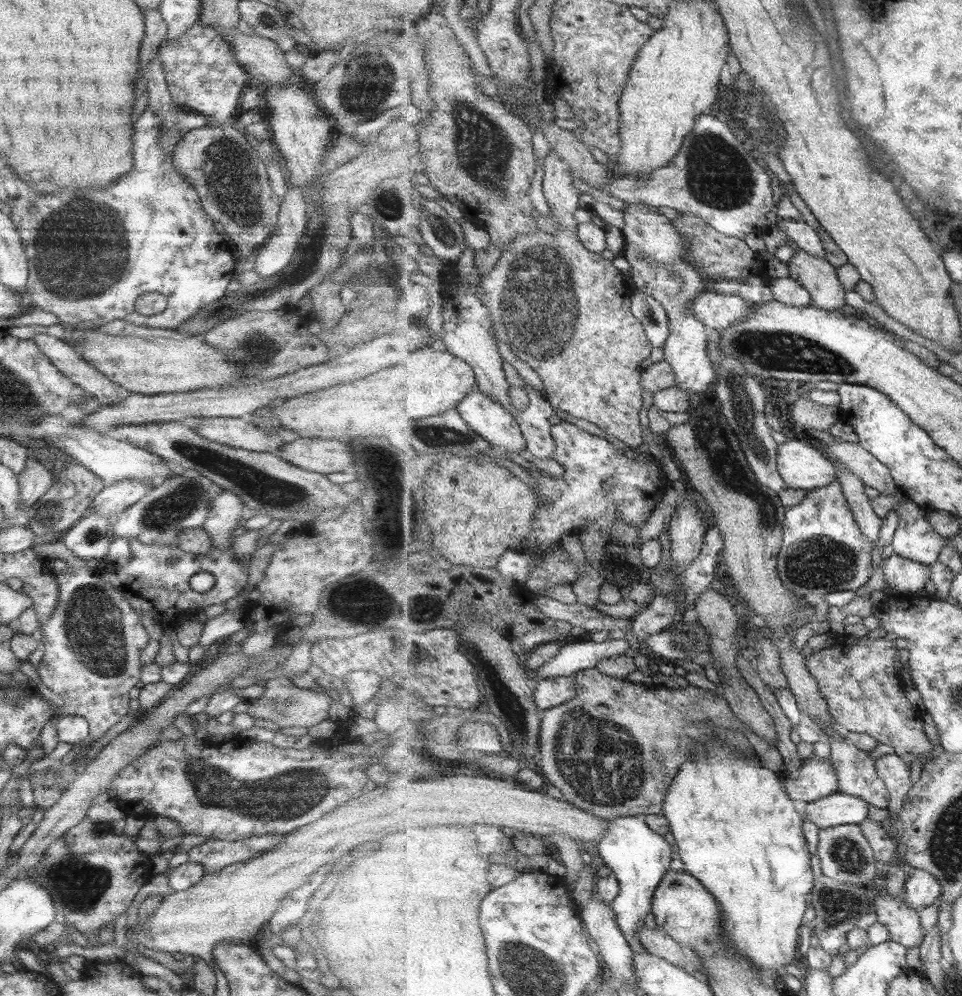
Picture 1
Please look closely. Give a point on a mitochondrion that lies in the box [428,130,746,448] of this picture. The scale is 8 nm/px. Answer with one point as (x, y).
(539, 305)

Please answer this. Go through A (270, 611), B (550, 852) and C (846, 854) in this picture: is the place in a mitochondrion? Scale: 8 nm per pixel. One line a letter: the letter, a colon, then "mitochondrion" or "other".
A: other
B: other
C: mitochondrion

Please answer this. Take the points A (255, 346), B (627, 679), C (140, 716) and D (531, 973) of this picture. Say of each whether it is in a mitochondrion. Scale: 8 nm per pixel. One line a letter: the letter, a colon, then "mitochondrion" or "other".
A: mitochondrion
B: other
C: other
D: mitochondrion

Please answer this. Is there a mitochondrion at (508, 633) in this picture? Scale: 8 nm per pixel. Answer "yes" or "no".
no

